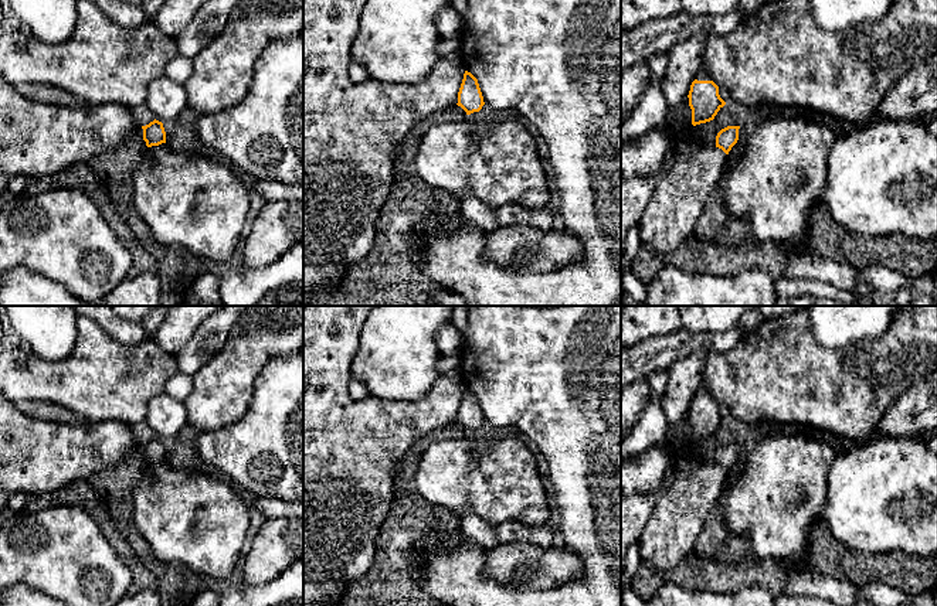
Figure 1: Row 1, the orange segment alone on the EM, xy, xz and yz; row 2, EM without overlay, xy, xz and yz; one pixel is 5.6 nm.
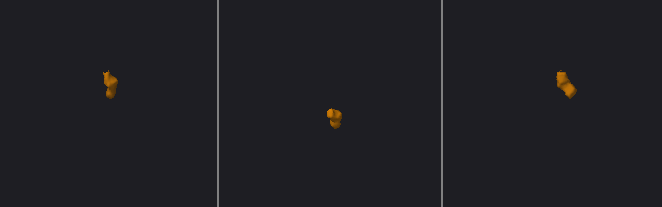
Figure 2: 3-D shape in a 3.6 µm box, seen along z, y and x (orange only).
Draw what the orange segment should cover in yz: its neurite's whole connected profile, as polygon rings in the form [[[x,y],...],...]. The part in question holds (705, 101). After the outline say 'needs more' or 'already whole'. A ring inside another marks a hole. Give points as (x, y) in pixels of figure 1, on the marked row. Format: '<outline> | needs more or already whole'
[[[703,65],[690,85],[688,98],[693,126],[713,120],[717,112],[726,105],[719,95],[719,86],[712,81]]] | needs more

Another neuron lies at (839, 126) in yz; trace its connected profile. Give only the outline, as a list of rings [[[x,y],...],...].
[[[832,119],[829,122],[828,127],[832,129],[838,135],[848,135],[848,133],[859,129],[860,126],[853,123],[853,122],[846,122],[846,120],[841,120],[841,119]]]

